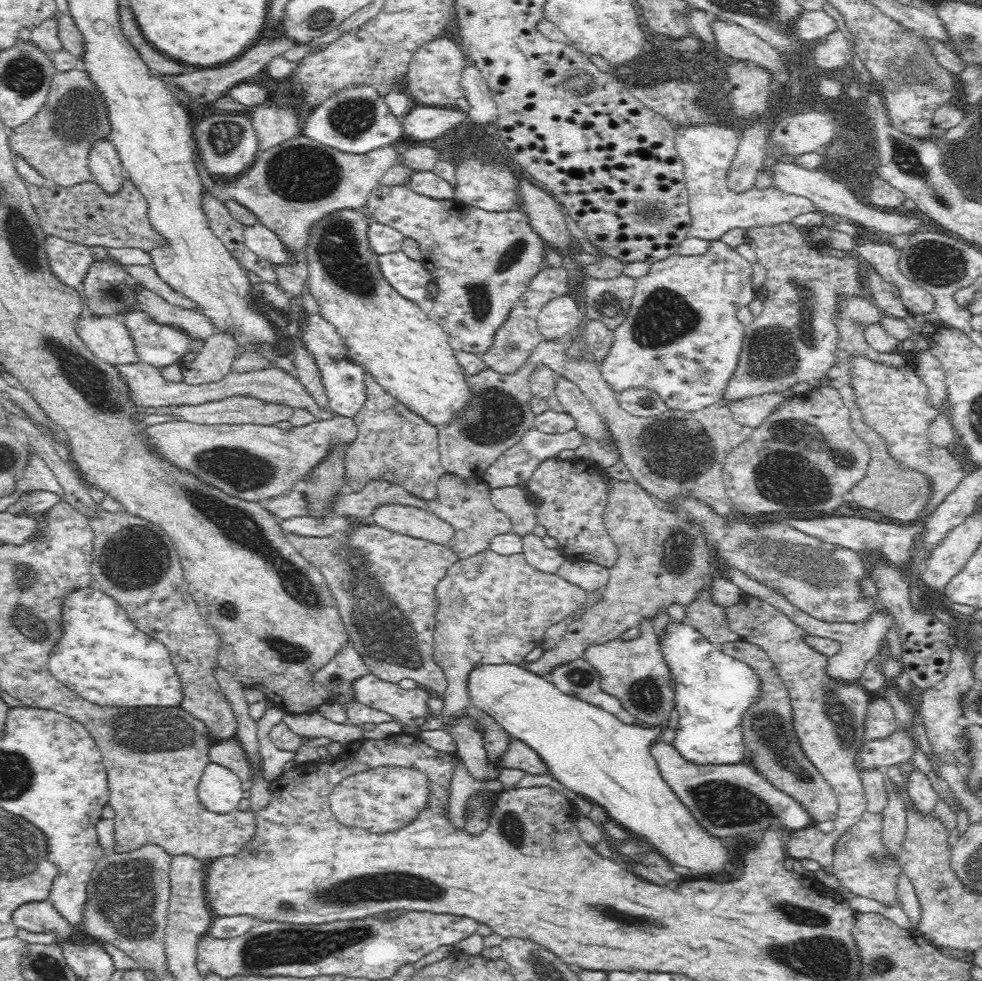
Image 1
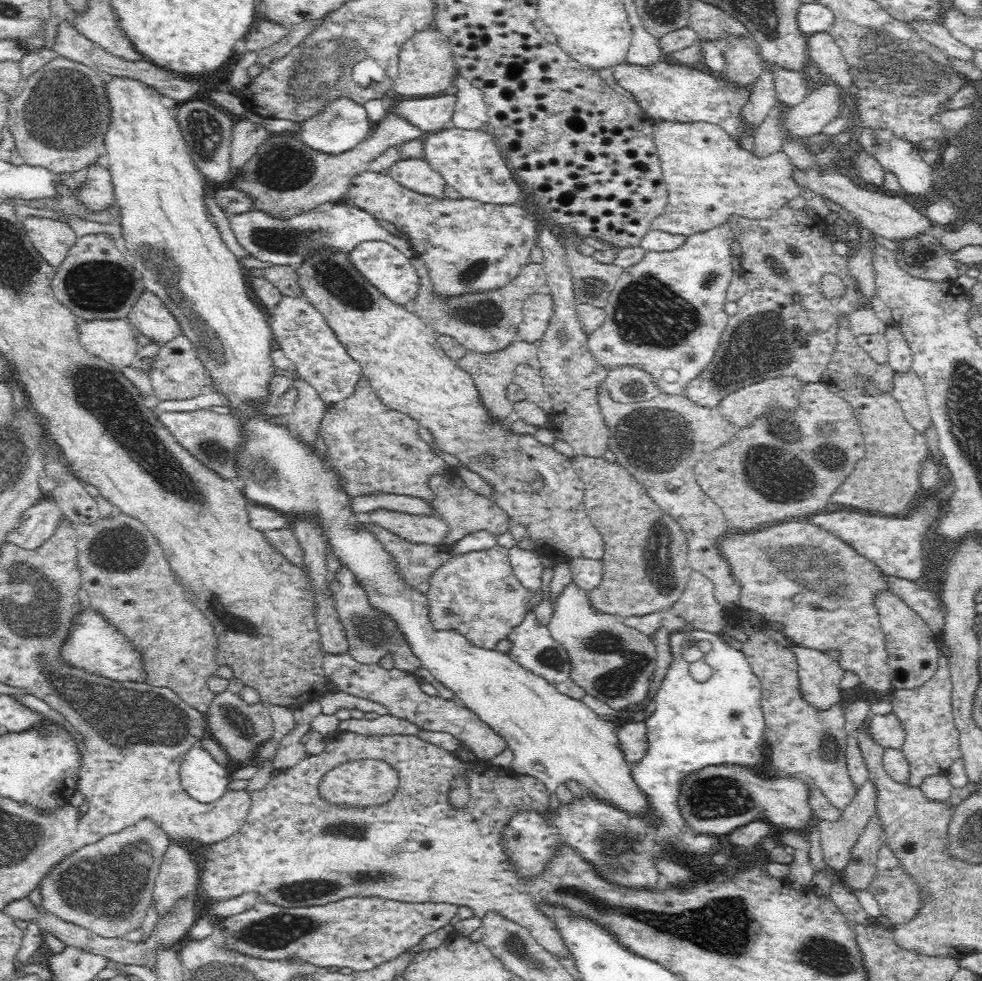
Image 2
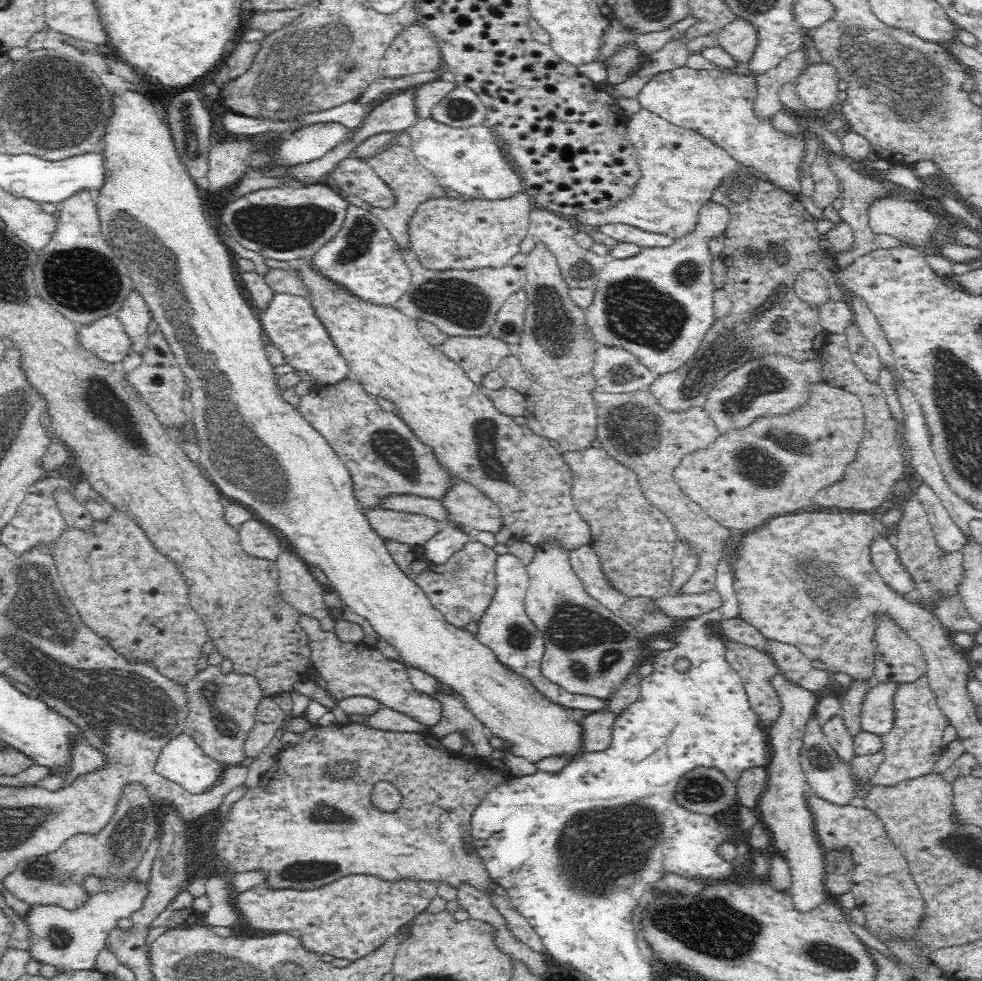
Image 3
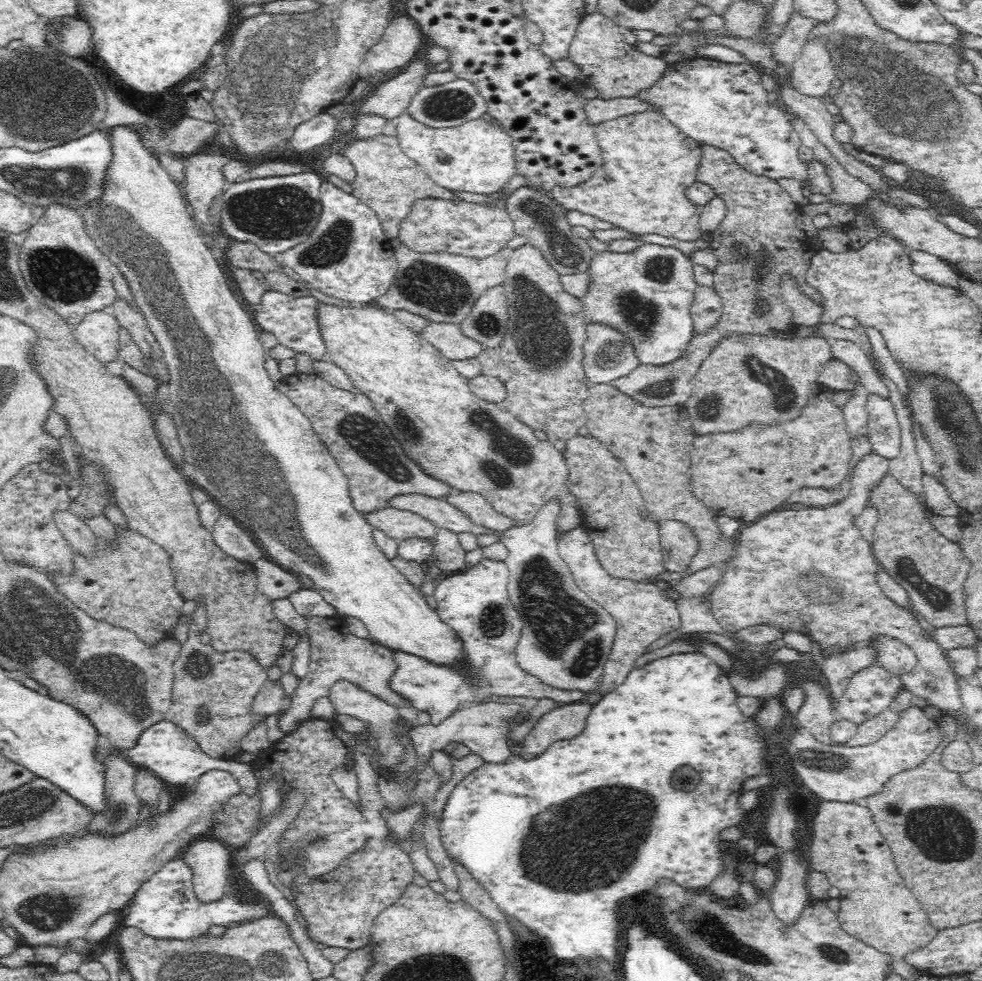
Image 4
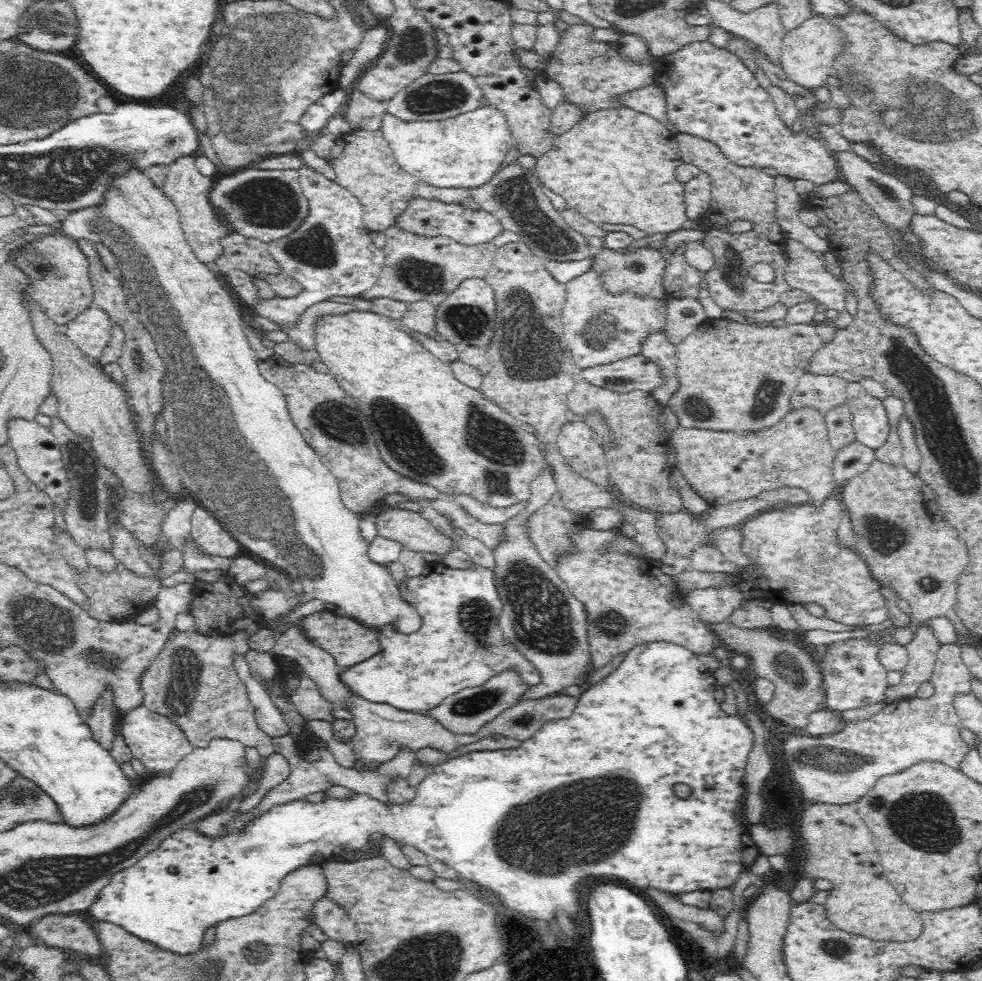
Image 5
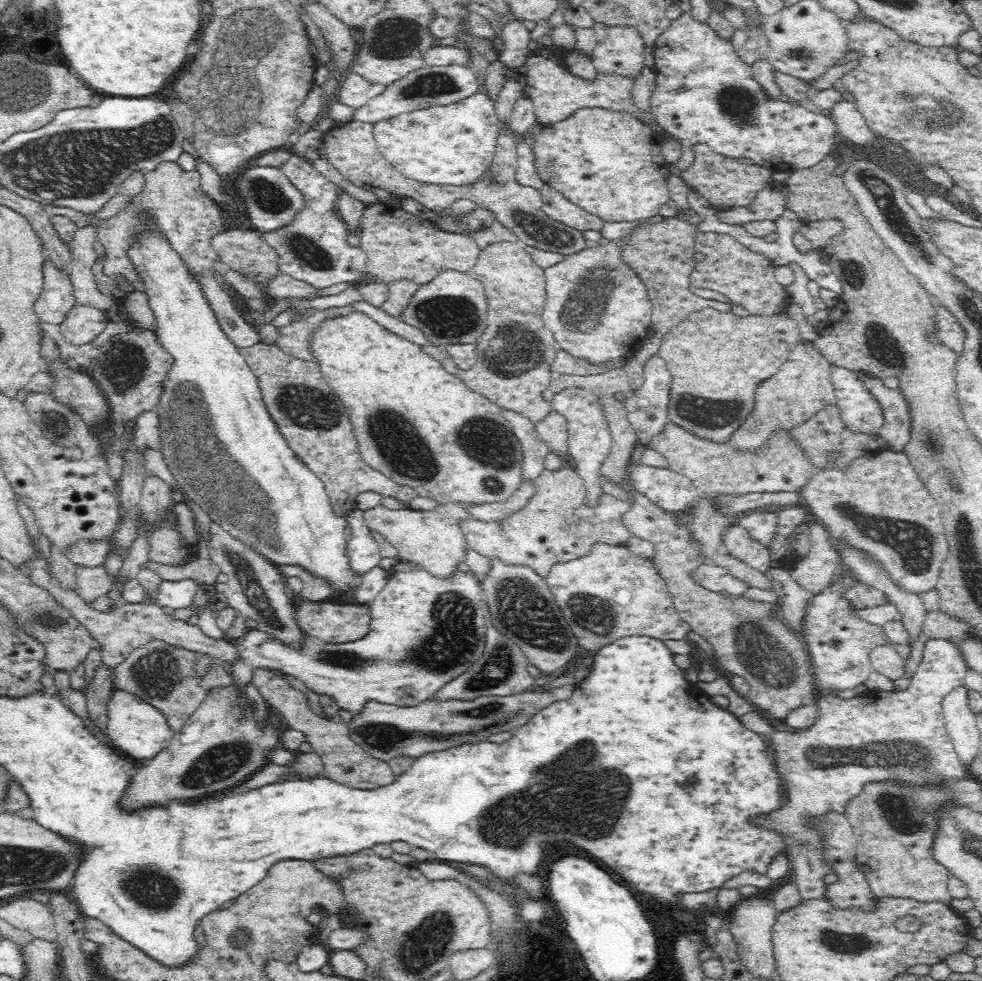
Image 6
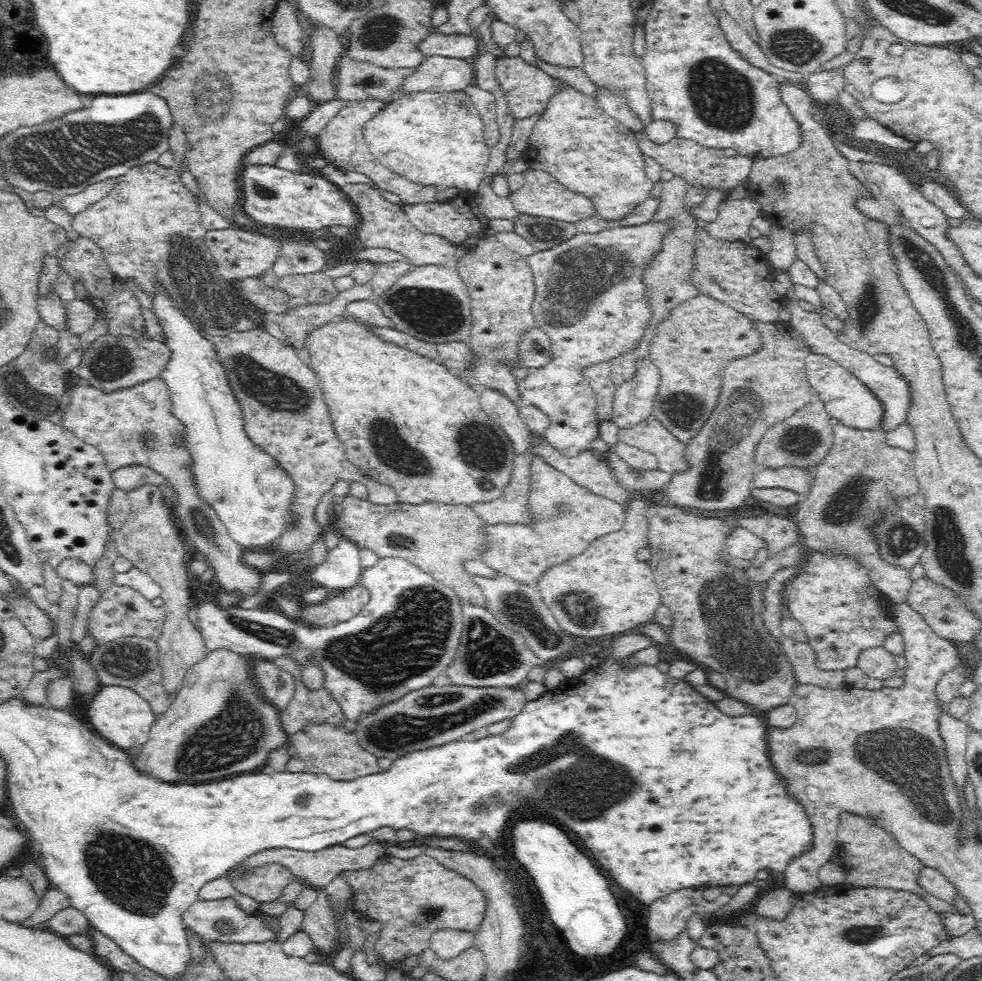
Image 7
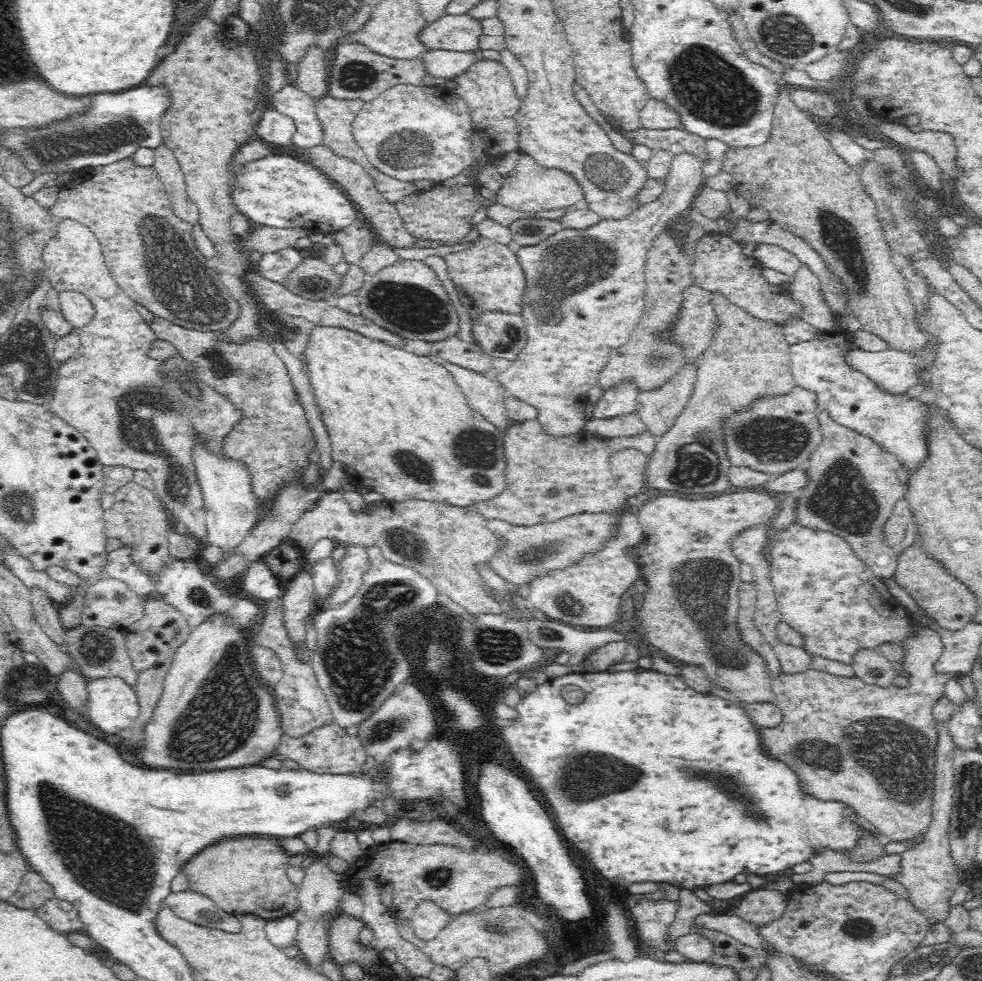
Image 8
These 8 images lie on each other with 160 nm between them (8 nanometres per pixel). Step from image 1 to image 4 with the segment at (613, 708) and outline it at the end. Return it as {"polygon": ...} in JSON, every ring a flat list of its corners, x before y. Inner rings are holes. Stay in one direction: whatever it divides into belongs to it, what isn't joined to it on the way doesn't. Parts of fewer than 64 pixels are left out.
{"polygon":[[483,558,475,567,465,568,462,572,451,573,441,580,436,580,431,588,431,609,436,616,445,622,457,636,461,656,452,661,431,661,414,653,392,649,396,662,389,674,387,687,405,700,414,710,424,712,431,722,438,724,441,718,447,717,460,704,482,702,490,696,525,696,528,698,550,698,556,702,582,702,586,692,579,690,562,690,542,682,537,676,524,670,515,661,515,644,521,632,522,620,516,612,506,590,507,568,503,561]]}

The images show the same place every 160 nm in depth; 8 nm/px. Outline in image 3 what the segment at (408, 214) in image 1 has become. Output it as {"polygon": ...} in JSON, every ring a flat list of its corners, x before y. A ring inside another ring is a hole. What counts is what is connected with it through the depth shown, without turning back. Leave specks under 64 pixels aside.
{"polygon":[[358,156,340,159,329,172,329,180,342,194,357,196,371,206,390,207,393,203,393,194],[518,191,503,199,453,198,441,196,425,200,418,205,410,217,407,226,409,249,418,256,419,262,426,268,446,270,448,268,502,268,510,263,512,257,520,252,520,244,528,236,529,210,532,198,525,191]]}

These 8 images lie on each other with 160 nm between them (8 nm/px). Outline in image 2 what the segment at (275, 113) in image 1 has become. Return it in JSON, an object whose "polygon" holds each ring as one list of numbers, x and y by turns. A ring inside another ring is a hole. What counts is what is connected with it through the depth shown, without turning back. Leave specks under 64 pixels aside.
{"polygon":[[247,120,234,122,230,135,230,174,234,178,268,136,269,132]]}

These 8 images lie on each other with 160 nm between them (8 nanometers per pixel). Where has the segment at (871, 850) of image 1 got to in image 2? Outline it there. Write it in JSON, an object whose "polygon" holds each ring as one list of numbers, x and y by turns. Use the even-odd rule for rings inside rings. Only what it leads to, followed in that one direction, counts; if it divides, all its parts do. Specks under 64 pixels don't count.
{"polygon":[[869,778,862,781,858,786,854,799,841,813,841,819,832,823,824,819,817,819,818,830,820,830,820,848,822,848,823,860,830,866,835,873,842,874,843,866,850,860,849,850,855,843,856,837,862,832,863,828,875,816,876,810,876,787]]}

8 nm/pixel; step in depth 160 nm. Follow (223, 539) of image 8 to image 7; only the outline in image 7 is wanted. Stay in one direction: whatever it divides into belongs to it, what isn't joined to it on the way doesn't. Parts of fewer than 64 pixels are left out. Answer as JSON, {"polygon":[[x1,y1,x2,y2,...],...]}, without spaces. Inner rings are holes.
{"polygon":[[159,288,153,296,153,314,166,335,165,343,171,350,170,358,160,374,168,384,171,411,184,423,186,436,184,445,192,457,192,474,195,476,197,491,213,508,224,526,228,537,238,546,246,549,252,547,268,547,280,538,280,533,291,523,291,514,287,510,289,498,293,495,293,482,280,470,270,456,257,447,251,446,242,428,241,413,235,403,234,395,228,387,225,372,221,364,215,362,214,346,206,340,198,328,173,307,166,292]]}

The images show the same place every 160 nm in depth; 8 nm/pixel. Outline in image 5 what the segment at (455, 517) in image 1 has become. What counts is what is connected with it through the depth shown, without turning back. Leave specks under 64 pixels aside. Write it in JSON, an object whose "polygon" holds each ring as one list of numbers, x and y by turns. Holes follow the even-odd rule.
{"polygon":[[456,494,453,498,470,516,484,524,505,524,508,520,520,516,526,503,526,500,520,500,505,507,493,507,466,494]]}

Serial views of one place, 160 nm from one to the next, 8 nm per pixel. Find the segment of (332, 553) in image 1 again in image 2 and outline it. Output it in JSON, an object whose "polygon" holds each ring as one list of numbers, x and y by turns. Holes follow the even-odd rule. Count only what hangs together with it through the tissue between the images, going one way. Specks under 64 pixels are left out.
{"polygon":[[373,523,366,527,374,531,378,540,390,551,390,555,398,563,400,575,404,577,404,580,422,593,426,593,430,575,450,558,441,545,410,543],[340,571,334,575,331,589,335,597,335,609,345,630,347,652,352,658,362,663,378,663,384,654,390,654,394,666,399,669,415,674,416,670,422,668,406,641,398,637,395,627,390,625,390,619,367,605,363,590,355,583,350,572]]}

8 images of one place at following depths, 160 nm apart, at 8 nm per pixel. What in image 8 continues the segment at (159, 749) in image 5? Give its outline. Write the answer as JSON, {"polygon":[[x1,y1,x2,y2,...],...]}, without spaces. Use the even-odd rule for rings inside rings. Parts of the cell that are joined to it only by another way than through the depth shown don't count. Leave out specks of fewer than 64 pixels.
{"polygon":[[122,677,87,678,87,716,100,730,120,735,139,714,135,690]]}

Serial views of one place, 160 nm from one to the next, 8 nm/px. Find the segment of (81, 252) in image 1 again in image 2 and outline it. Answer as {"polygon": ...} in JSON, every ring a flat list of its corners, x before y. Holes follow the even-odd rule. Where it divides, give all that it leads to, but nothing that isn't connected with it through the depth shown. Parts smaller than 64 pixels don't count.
{"polygon":[[26,216,20,220,27,239,36,251,52,266,58,266,68,248,75,241,75,232,71,227,58,219,44,216]]}

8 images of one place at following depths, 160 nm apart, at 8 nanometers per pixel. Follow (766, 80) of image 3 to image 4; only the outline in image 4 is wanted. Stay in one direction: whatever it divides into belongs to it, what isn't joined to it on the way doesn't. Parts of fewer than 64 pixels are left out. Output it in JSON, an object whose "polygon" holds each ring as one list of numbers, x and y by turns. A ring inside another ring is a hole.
{"polygon":[[794,9,786,23,783,34,771,44,774,60,784,64,784,67,788,70,789,65,798,57,809,32,815,24,816,20,798,13]]}

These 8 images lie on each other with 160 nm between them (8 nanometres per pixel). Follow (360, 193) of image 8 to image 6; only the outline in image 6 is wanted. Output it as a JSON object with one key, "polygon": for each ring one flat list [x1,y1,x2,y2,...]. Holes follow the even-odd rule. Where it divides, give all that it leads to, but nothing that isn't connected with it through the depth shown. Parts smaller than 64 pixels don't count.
{"polygon":[[372,202,361,212,358,233,358,249,366,255,365,280,390,284,403,278,418,282,430,282,442,270,458,270,467,273,476,264,481,252,470,236,436,229,428,219,423,219,406,209,390,205,389,202]]}

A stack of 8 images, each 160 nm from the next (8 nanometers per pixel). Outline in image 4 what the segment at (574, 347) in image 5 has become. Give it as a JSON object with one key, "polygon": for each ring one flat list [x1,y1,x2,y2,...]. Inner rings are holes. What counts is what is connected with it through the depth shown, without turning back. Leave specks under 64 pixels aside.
{"polygon":[[584,324,586,340,582,344,582,368,589,383,606,384,631,371,638,363,628,336,608,324]]}

